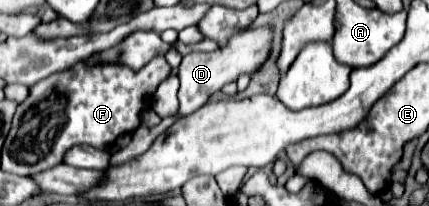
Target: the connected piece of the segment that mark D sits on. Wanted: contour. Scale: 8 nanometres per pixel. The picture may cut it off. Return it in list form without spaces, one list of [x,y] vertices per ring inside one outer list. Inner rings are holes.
[[[259,27],[259,29],[247,29],[235,35],[225,49],[215,49],[213,53],[189,53],[183,57],[179,65],[179,117],[187,117],[193,111],[197,111],[201,105],[207,103],[207,99],[219,91],[223,85],[235,81],[241,73],[251,75],[269,55],[269,45],[271,45],[271,27]]]

